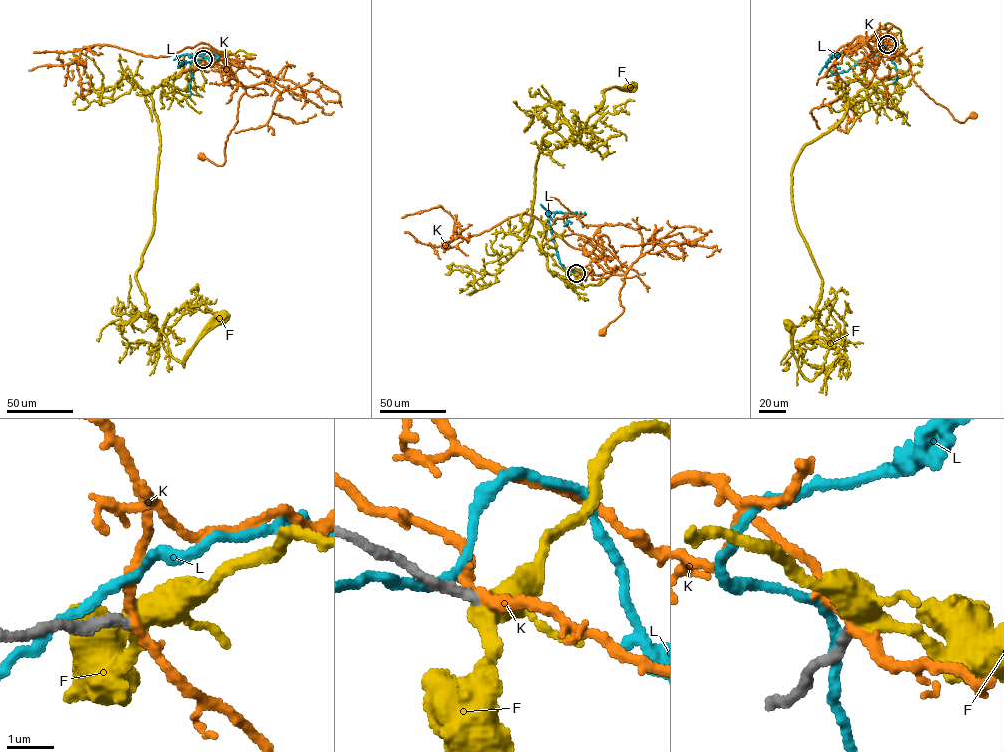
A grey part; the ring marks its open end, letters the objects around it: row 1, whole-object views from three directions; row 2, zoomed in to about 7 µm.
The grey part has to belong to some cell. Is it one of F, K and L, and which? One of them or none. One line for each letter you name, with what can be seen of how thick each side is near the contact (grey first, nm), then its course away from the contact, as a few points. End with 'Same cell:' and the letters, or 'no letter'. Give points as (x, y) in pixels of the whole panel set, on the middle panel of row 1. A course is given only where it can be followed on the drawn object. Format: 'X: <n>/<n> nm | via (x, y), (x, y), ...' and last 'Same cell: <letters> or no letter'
F: 200/460 nm | via (576, 273), (575, 291), (529, 234), (543, 137), (563, 122), (580, 131), (603, 92), (630, 87)
Same cell: F

